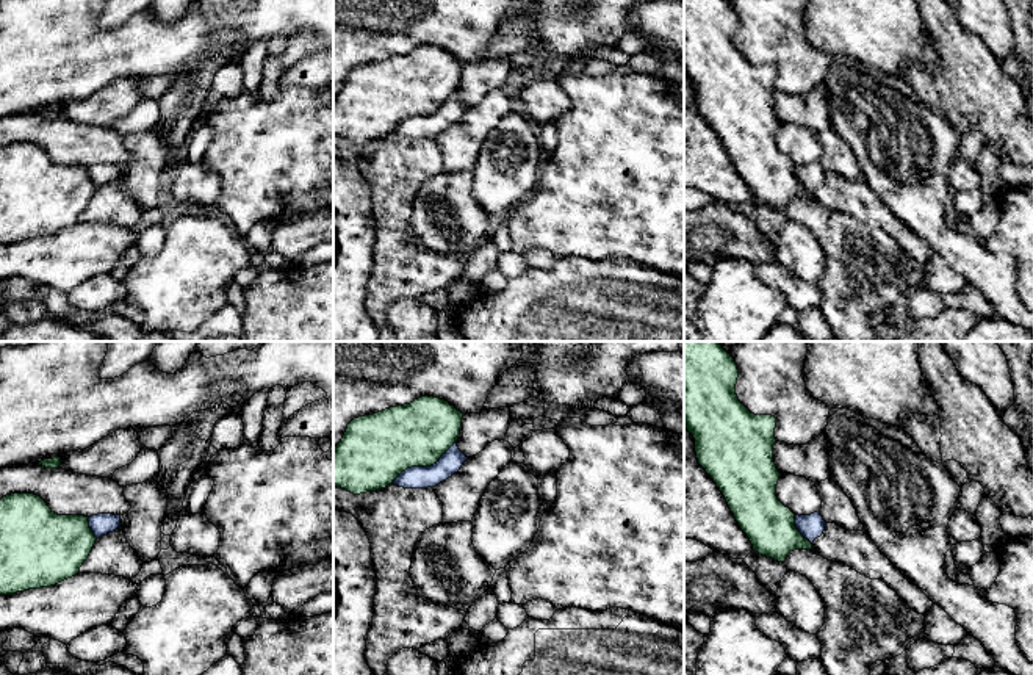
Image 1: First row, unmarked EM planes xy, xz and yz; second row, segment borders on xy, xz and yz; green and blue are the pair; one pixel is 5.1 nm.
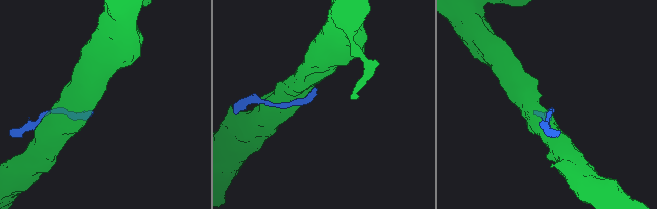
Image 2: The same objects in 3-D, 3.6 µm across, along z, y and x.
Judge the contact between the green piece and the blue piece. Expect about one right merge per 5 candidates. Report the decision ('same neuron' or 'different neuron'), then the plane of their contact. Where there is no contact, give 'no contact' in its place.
different neuron | xz

